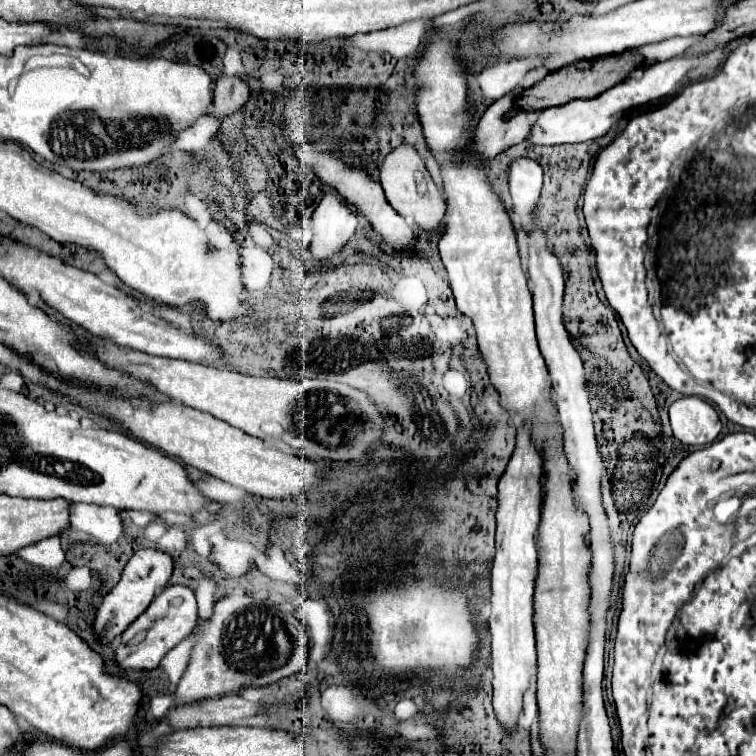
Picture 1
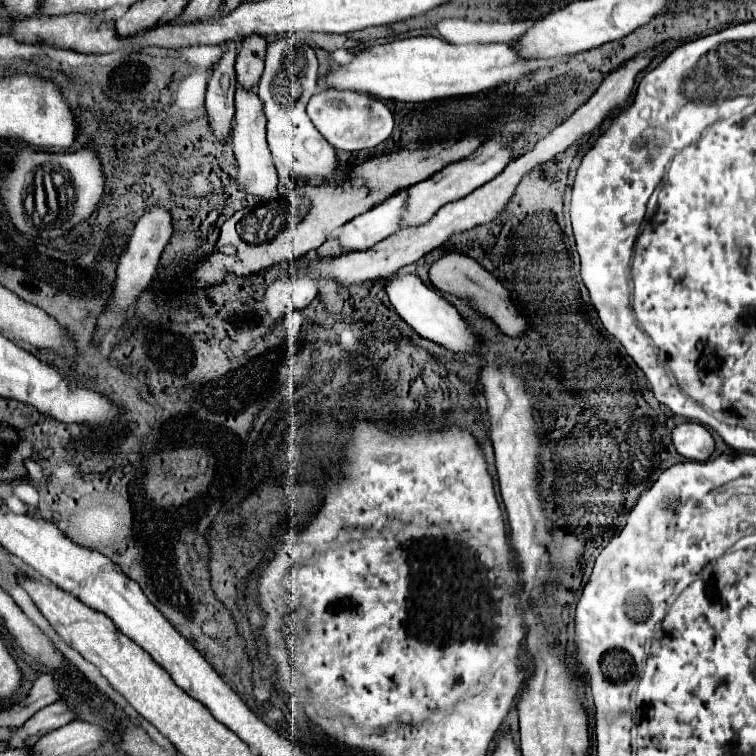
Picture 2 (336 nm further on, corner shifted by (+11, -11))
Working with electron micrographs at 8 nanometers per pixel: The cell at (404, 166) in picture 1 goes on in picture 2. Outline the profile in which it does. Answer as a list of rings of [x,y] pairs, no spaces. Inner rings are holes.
[[[456,252],[444,254],[440,260],[432,262],[428,276],[430,276],[430,282],[434,284],[434,288],[438,288],[440,292],[450,292],[460,298],[468,298],[470,304],[480,314],[488,316],[506,336],[522,336],[524,334],[526,322],[520,318],[516,308],[510,304],[508,290],[490,272],[486,272],[474,258],[468,258],[468,256],[456,254]]]

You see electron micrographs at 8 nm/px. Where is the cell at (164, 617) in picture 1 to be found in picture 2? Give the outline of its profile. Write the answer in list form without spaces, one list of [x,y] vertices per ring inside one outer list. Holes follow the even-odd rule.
[[[60,700],[56,704],[50,704],[46,708],[42,708],[40,712],[36,712],[10,740],[10,744],[14,748],[18,746],[26,746],[24,738],[40,738],[52,730],[58,730],[70,722],[76,720],[76,712],[70,708],[70,704],[66,700]]]

